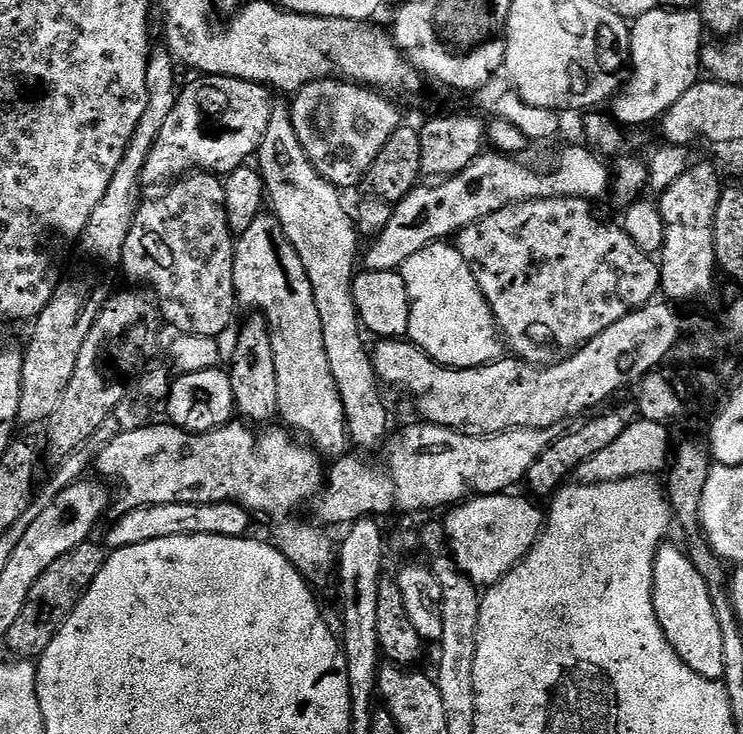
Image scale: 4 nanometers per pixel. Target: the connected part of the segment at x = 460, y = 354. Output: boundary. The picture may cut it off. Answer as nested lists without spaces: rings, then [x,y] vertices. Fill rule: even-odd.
[[[452,242],[426,246],[422,254],[410,258],[410,262],[402,270],[402,275],[406,282],[406,294],[410,294],[408,327],[411,343],[417,344],[423,352],[429,352],[435,360],[452,364],[455,368],[477,368],[489,364],[494,358],[494,332],[478,298],[478,290],[474,286],[470,270],[460,257],[459,247]]]

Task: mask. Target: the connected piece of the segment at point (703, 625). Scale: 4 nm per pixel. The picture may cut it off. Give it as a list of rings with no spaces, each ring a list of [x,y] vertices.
[[[671,550],[665,551],[656,566],[656,605],[662,624],[668,635],[668,641],[678,654],[678,658],[702,682],[711,688],[723,689],[726,678],[725,643],[722,642],[722,631],[717,606],[713,603],[710,589],[701,574],[691,564],[690,560]]]

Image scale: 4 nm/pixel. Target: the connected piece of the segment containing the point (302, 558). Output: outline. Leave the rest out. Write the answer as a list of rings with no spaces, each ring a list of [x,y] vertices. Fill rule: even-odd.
[[[236,421],[233,425],[227,427],[227,429],[221,429],[221,431],[213,433],[213,435],[210,436],[199,437],[198,435],[190,435],[181,428],[174,427],[170,422],[163,423],[164,424],[154,424],[154,422],[152,422],[135,431],[121,431],[119,434],[117,434],[118,436],[114,437],[113,440],[101,450],[100,457],[98,457],[96,460],[96,468],[101,472],[99,475],[103,477],[105,481],[113,480],[113,482],[116,483],[118,487],[120,487],[120,493],[118,493],[117,496],[115,493],[114,496],[114,508],[117,508],[115,510],[117,513],[126,514],[128,511],[132,511],[140,507],[164,505],[166,503],[186,503],[192,505],[218,504],[224,502],[236,503],[252,514],[262,514],[279,521],[272,530],[272,538],[275,542],[273,542],[273,545],[285,560],[288,560],[292,565],[295,566],[297,572],[300,573],[302,577],[304,577],[304,580],[307,581],[307,583],[313,589],[319,590],[319,588],[321,588],[322,590],[331,583],[331,580],[333,579],[338,567],[338,548],[336,542],[334,544],[330,537],[322,533],[321,531],[323,531],[323,529],[319,525],[313,524],[314,526],[310,526],[306,522],[289,518],[289,516],[295,512],[296,508],[304,505],[308,501],[308,503],[311,503],[325,487],[326,467],[318,455],[314,454],[312,450],[306,450],[306,448],[302,448],[302,446],[298,445],[298,443],[293,440],[293,438],[291,438],[291,436],[286,433],[286,431],[283,430],[283,427],[268,431],[254,432],[241,422]]]

